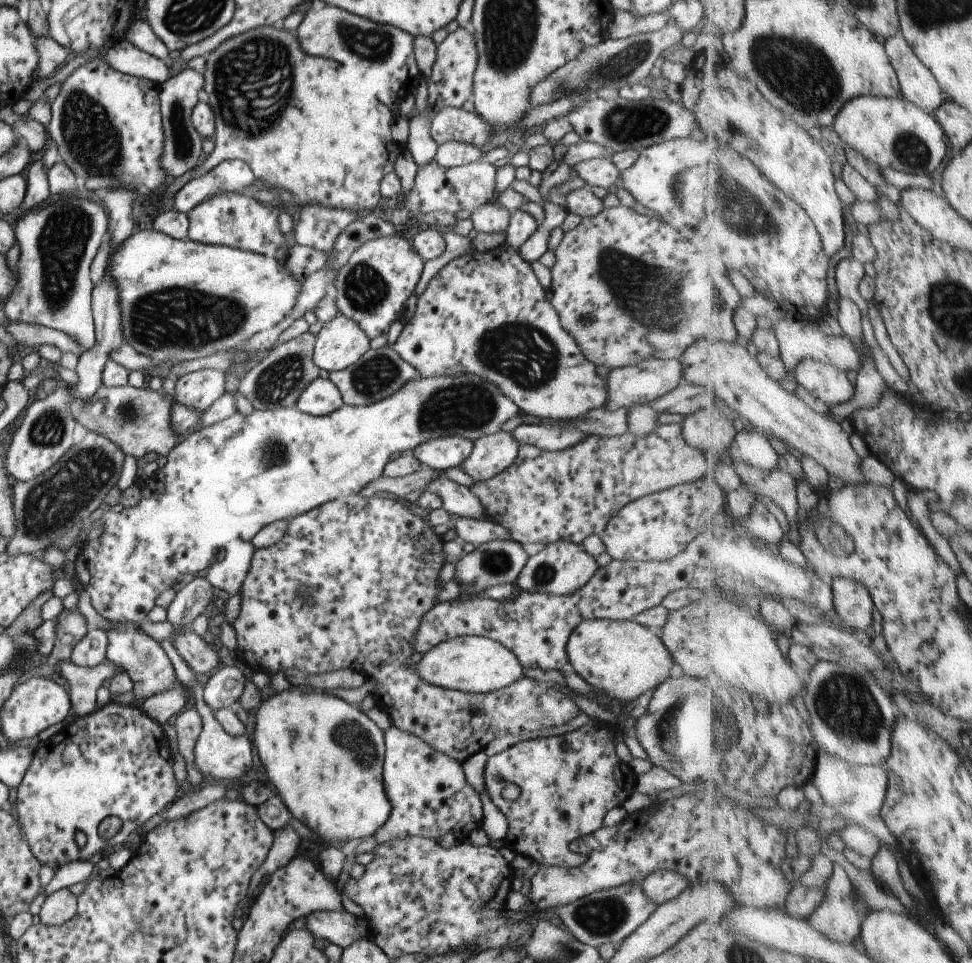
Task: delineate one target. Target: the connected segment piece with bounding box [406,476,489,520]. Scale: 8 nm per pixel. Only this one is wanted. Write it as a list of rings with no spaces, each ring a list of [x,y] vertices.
[[[438,476],[432,482],[428,482],[428,487],[424,488],[424,490],[414,490],[406,499],[415,502],[420,494],[427,491],[440,496],[442,508],[449,515],[454,514],[460,518],[474,518],[474,520],[489,518],[488,512],[482,508],[480,500],[474,496],[474,492],[469,487],[460,486],[460,484],[452,482],[452,480],[444,478],[444,476]]]

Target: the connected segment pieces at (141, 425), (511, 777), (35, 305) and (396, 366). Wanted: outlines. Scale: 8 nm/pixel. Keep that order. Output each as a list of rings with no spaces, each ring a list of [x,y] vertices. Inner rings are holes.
[[[101,385],[90,402],[80,400],[73,393],[72,416],[88,431],[96,432],[122,451],[132,456],[136,462],[146,454],[158,454],[167,457],[174,444],[180,438],[179,434],[172,434],[170,426],[170,406],[173,398],[164,392],[154,392],[150,388],[134,388],[134,386],[108,387]]]
[[[582,728],[562,735],[518,742],[495,756],[488,757],[483,776],[490,792],[489,800],[508,820],[508,835],[503,841],[504,846],[539,866],[580,866],[584,862],[583,855],[570,850],[570,842],[589,836],[604,827],[606,814],[623,806],[633,794],[637,783],[637,774],[629,764],[621,762],[610,736],[602,730],[588,734]],[[506,784],[514,784],[520,788],[520,796],[516,800],[502,798],[502,790]]]
[[[64,194],[64,196],[51,198],[40,208],[22,215],[13,227],[16,241],[20,246],[20,260],[17,264],[18,286],[14,288],[14,294],[10,294],[10,300],[6,302],[2,310],[10,322],[38,324],[38,326],[64,332],[78,342],[82,352],[94,347],[96,332],[91,301],[95,284],[90,280],[90,265],[94,262],[106,238],[108,218],[102,204],[90,202],[77,194]]]
[[[391,347],[370,349],[361,360],[342,371],[331,372],[329,380],[340,390],[345,405],[367,406],[396,394],[406,382],[416,380],[420,374]]]

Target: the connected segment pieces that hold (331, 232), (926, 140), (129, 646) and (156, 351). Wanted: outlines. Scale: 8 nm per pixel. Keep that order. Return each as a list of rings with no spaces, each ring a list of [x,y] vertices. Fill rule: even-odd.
[[[320,204],[302,206],[298,222],[292,228],[296,243],[330,254],[340,232],[357,220],[360,214],[356,210],[336,210]]]
[[[866,95],[852,99],[838,115],[834,130],[868,160],[908,174],[934,174],[948,154],[947,132],[942,123],[904,96]]]
[[[132,622],[114,623],[110,624],[110,628],[105,632],[108,634],[106,659],[111,664],[122,666],[125,674],[132,678],[132,684],[134,684],[132,694],[134,694],[136,707],[142,707],[146,698],[154,694],[162,694],[168,688],[174,688],[178,684],[178,678],[166,652],[160,647],[157,640],[140,630],[140,625],[132,624]]]
[[[137,228],[128,240],[124,240],[118,250],[110,254],[108,274],[114,278],[114,284],[118,288],[118,306],[120,306],[120,320],[122,320],[123,339],[128,342],[136,352],[150,357],[154,362],[162,364],[163,361],[178,364],[181,361],[191,361],[217,354],[221,351],[230,351],[231,348],[238,348],[252,336],[274,328],[286,314],[292,312],[296,306],[298,294],[302,292],[302,285],[292,274],[286,270],[285,263],[282,264],[274,257],[264,254],[254,254],[240,248],[231,248],[225,245],[203,244],[187,239],[174,239],[156,230],[143,230]]]

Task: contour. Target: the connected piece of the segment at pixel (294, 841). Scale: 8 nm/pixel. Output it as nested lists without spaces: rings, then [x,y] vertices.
[[[286,824],[286,826],[282,826],[282,828],[278,828],[276,832],[273,832],[272,847],[264,863],[253,874],[247,896],[253,895],[265,876],[274,874],[278,868],[284,868],[297,855],[301,840],[291,824]]]

